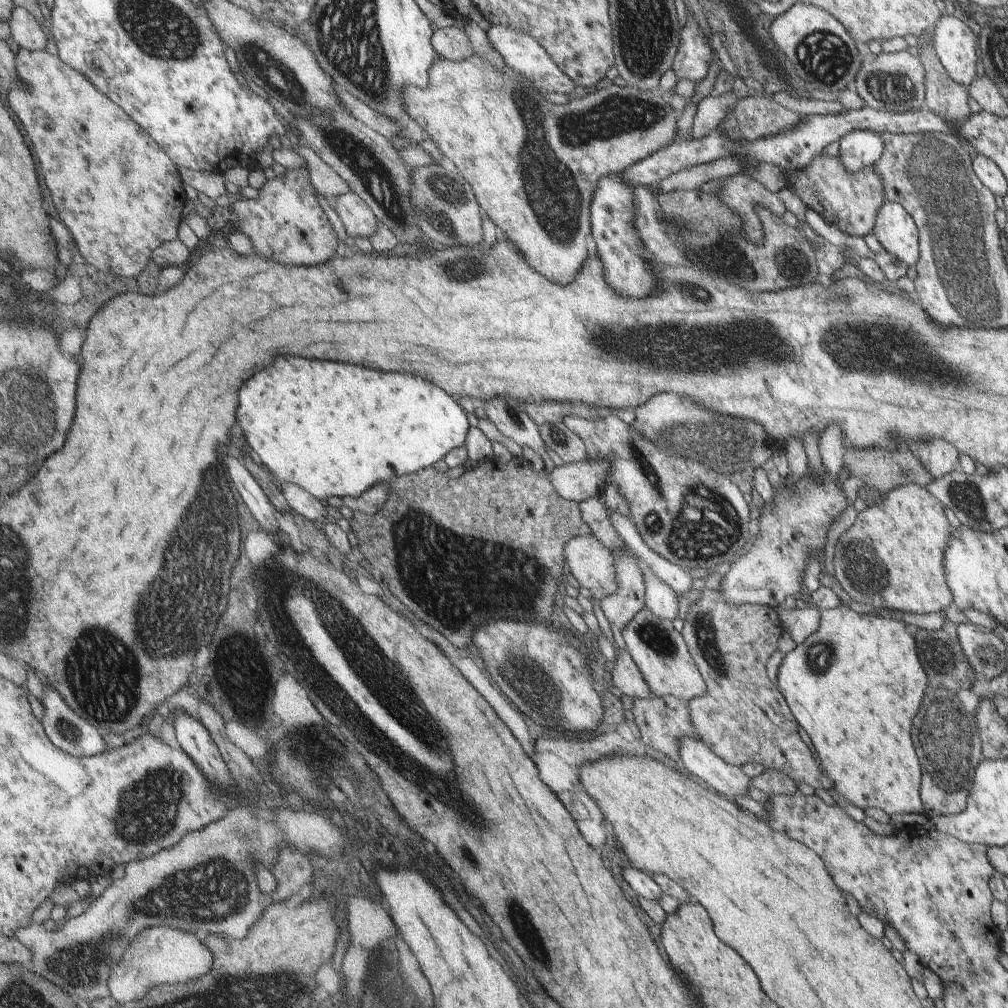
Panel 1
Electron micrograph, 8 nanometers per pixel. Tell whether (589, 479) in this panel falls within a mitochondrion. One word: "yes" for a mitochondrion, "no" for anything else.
no

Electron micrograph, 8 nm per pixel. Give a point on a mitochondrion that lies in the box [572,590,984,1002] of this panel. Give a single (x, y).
(950, 775)

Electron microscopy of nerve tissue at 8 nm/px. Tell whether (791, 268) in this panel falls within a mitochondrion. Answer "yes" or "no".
yes

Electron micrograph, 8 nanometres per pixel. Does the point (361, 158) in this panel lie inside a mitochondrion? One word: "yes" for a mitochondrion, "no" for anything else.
yes

